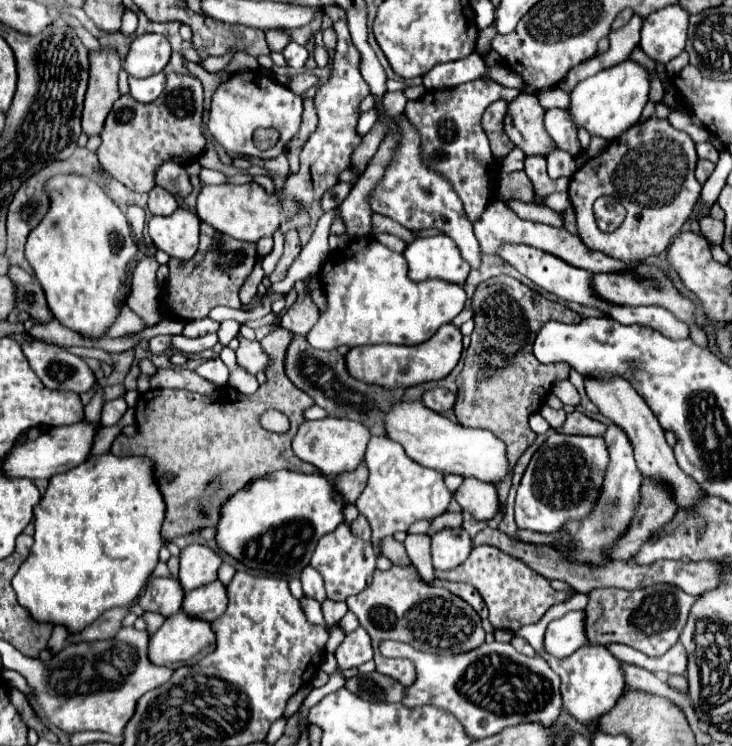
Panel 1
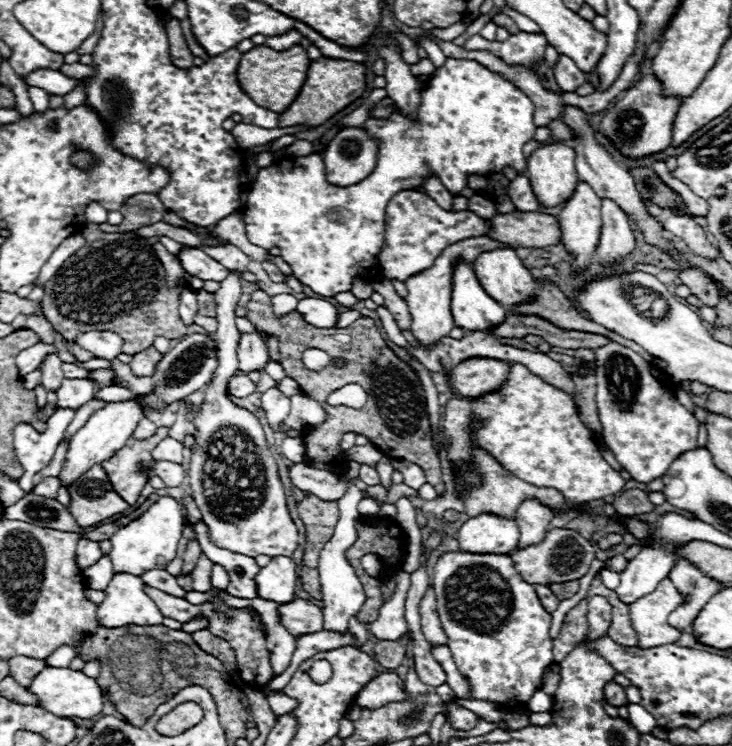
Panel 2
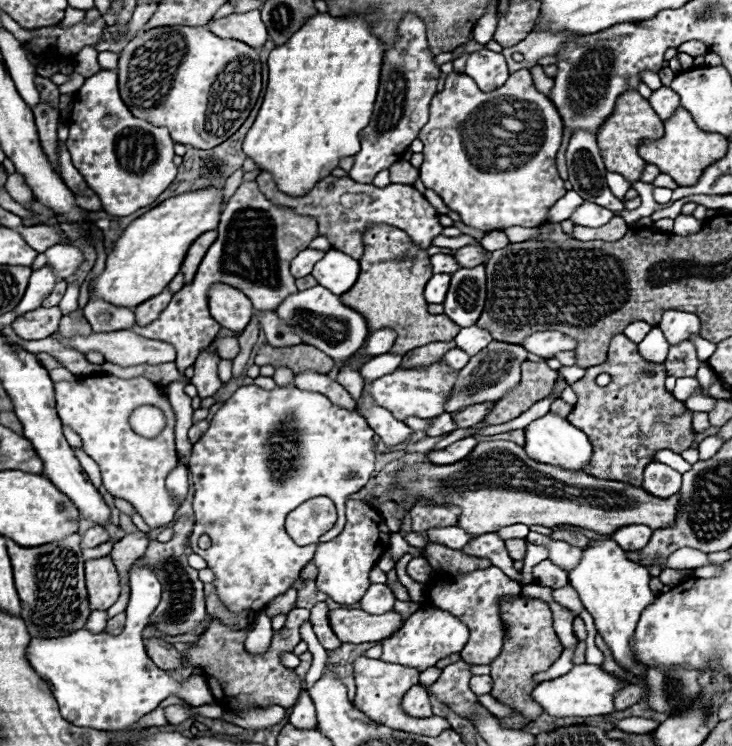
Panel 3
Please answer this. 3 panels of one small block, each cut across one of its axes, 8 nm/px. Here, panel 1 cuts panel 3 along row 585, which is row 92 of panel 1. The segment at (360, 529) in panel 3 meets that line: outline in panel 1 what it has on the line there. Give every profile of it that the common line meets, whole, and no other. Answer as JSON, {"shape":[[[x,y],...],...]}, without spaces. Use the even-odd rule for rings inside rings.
{"shape":[[[344,20],[334,24],[338,34],[336,54],[330,66],[328,82],[324,82],[314,96],[318,126],[302,146],[300,154],[300,170],[296,174],[288,174],[284,178],[282,196],[278,192],[266,192],[260,184],[220,184],[220,186],[202,186],[198,196],[198,216],[208,222],[218,232],[224,232],[236,240],[258,242],[260,238],[274,236],[274,232],[282,226],[284,220],[290,220],[298,214],[304,204],[318,202],[328,188],[338,182],[342,170],[350,168],[352,154],[360,146],[362,136],[356,132],[356,124],[360,118],[360,102],[370,94],[368,84],[360,76],[360,52],[352,44],[352,36]]]}

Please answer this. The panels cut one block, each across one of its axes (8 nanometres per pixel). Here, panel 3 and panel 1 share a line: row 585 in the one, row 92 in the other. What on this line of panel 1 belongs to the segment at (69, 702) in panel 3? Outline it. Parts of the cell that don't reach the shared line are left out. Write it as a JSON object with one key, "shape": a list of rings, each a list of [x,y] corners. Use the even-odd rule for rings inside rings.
{"shape":[[[160,72],[150,78],[130,78],[130,96],[134,96],[138,102],[152,102],[160,96],[166,84],[166,74]]]}

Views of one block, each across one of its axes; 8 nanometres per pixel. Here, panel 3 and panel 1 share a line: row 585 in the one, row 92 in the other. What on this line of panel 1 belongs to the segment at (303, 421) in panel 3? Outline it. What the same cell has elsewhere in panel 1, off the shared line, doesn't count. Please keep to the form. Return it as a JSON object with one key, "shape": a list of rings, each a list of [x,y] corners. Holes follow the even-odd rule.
{"shape":[[[242,72],[230,76],[226,82],[222,82],[214,96],[212,96],[212,114],[208,120],[208,128],[214,134],[214,138],[224,146],[228,154],[244,154],[244,156],[256,156],[256,158],[274,158],[284,152],[284,146],[296,136],[302,120],[302,96],[294,94],[286,86],[278,84],[274,78],[262,74],[262,72]],[[256,128],[276,128],[280,132],[280,138],[274,148],[270,150],[258,150],[252,142],[252,134]]]}

